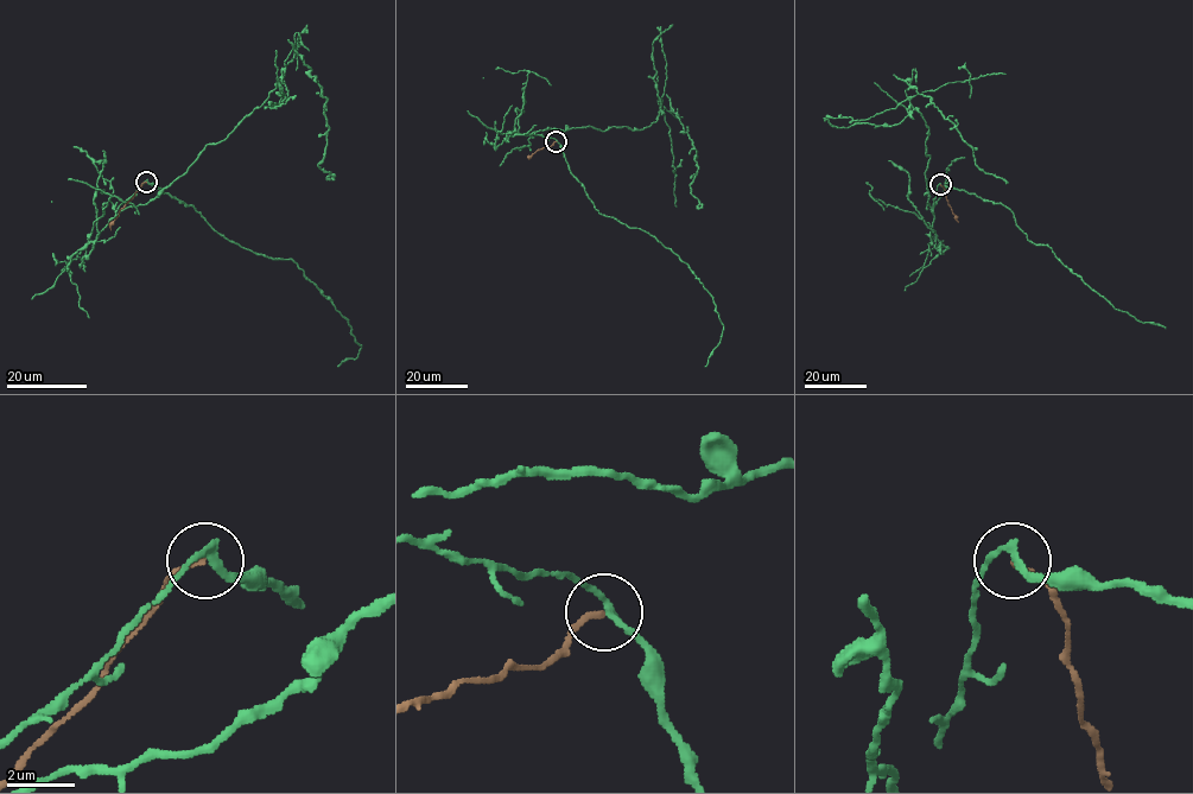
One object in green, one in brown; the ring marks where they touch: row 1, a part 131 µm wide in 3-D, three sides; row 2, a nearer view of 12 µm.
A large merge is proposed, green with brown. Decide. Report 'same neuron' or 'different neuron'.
different neuron

